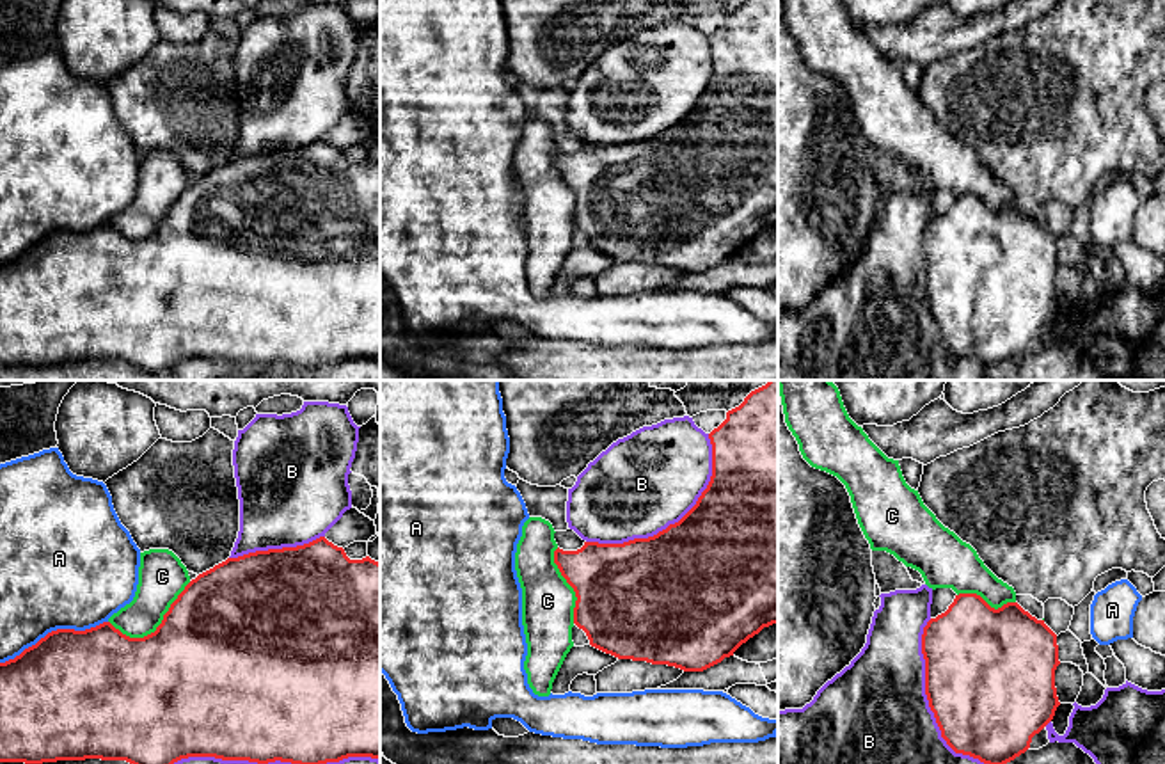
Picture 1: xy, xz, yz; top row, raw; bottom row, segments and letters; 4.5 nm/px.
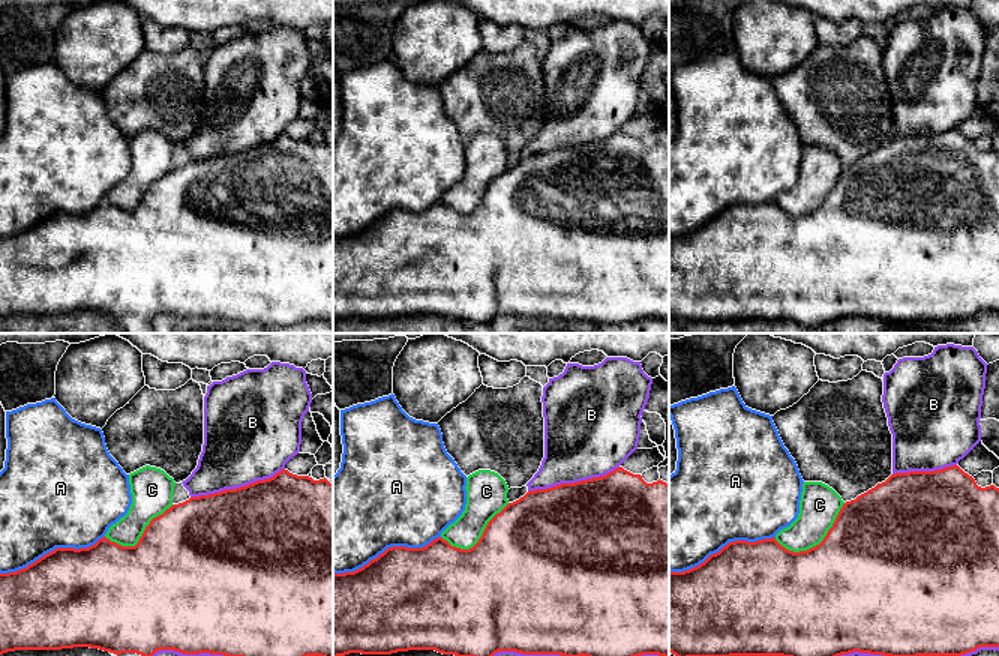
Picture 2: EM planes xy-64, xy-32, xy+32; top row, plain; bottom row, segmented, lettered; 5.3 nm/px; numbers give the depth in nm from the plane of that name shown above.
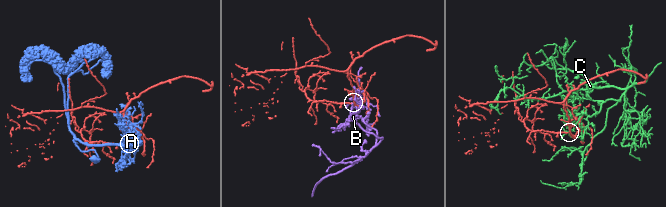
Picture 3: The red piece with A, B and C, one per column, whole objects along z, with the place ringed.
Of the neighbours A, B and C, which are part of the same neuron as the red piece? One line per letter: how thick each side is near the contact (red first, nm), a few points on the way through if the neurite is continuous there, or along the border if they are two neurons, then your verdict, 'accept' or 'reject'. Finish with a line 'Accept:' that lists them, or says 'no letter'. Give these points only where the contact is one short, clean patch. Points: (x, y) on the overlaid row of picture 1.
A: calibres 480 and 480 nm; reject
B: calibres 500 and 440 nm; reject
C: calibres 500 and 220 nm; accept
Accept: C

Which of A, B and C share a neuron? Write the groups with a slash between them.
A / B / C

